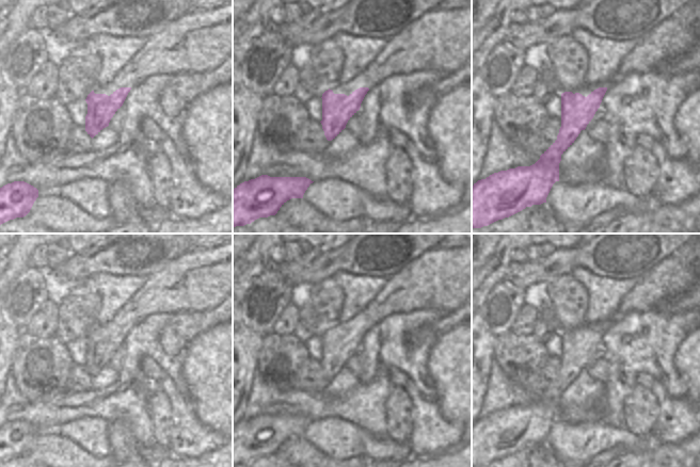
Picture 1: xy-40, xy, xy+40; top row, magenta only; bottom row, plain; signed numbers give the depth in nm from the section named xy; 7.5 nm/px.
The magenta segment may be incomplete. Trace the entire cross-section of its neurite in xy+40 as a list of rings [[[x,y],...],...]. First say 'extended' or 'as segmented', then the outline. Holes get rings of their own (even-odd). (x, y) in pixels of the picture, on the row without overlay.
extended | [[[607,322],[584,324],[561,333],[561,366],[557,379],[530,405],[518,405],[500,409],[478,419],[472,425],[472,467],[481,467],[498,458],[509,456],[526,446],[546,441],[546,436],[556,420],[559,420],[561,393],[574,382],[582,369],[593,357],[607,329]]]

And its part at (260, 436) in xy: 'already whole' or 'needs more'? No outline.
already whole

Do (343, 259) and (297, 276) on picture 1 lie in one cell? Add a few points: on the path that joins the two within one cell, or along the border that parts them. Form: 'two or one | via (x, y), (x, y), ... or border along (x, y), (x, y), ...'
one | via (331, 261), (308, 270)

